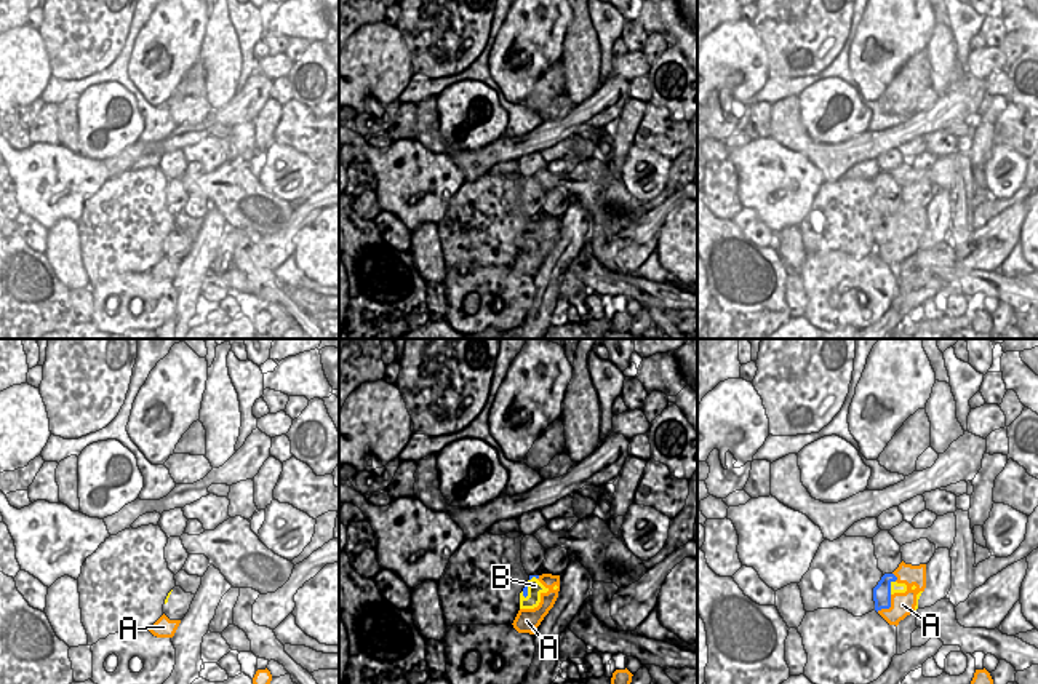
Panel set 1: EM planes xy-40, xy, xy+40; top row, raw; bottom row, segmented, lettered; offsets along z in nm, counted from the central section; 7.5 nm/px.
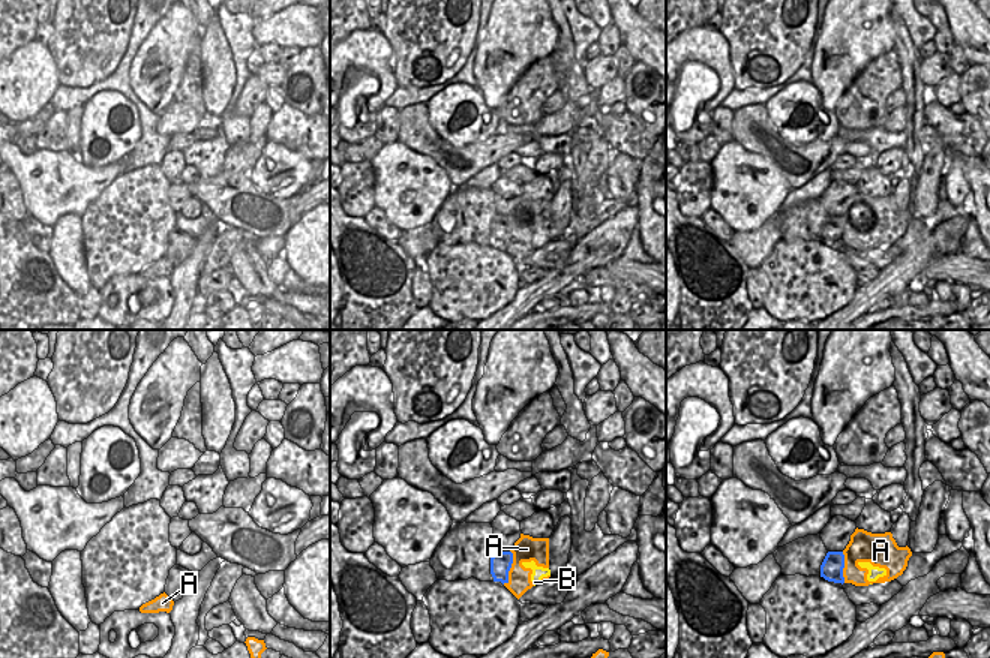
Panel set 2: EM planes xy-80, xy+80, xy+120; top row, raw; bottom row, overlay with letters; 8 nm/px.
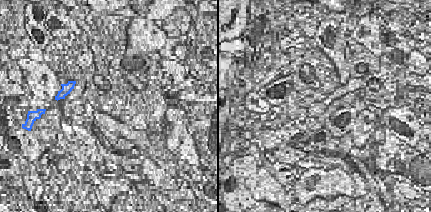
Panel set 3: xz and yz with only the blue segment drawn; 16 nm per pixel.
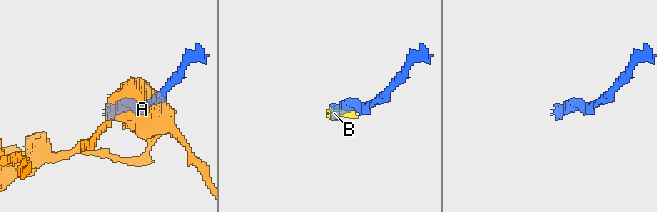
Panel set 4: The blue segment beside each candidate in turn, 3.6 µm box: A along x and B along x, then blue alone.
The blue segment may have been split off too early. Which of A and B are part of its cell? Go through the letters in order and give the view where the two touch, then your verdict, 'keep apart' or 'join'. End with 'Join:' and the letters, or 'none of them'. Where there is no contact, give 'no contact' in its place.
A: xy+40 | keep apart
B: xy+40 | keep apart
Join: none of them

